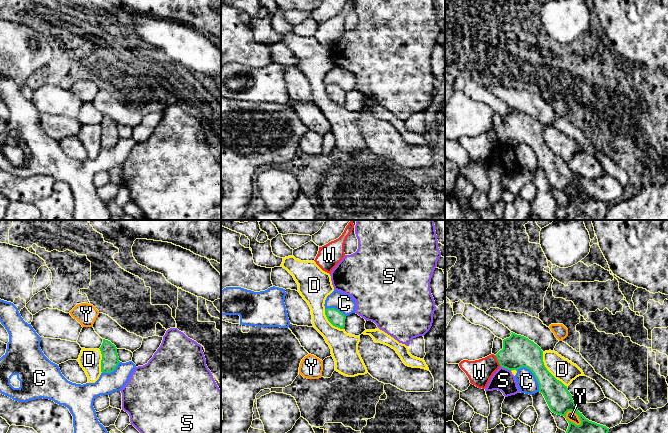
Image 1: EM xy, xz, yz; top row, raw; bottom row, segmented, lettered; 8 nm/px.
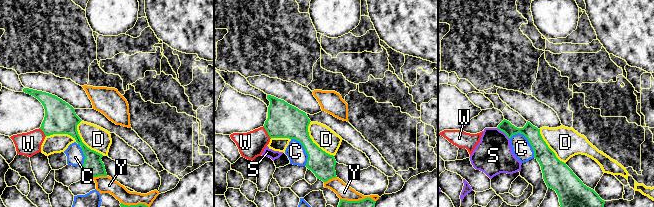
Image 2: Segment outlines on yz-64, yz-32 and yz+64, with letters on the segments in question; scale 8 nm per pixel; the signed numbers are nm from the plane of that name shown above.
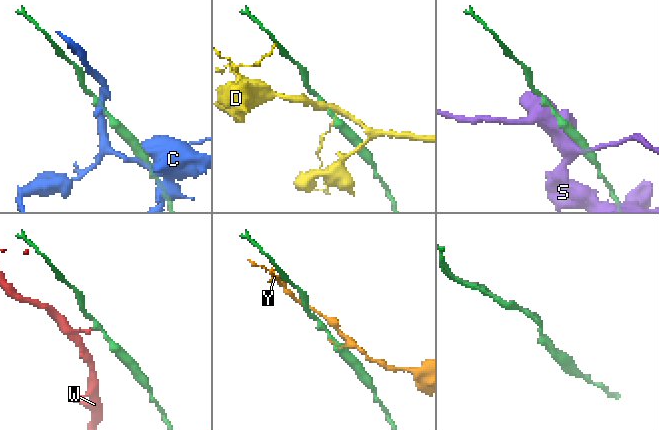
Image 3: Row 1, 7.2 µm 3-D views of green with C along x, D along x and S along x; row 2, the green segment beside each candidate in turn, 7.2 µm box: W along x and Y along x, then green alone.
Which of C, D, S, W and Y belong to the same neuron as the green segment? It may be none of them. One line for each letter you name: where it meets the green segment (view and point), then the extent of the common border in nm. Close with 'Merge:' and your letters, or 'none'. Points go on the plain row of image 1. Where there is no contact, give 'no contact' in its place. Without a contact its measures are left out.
Merge: none

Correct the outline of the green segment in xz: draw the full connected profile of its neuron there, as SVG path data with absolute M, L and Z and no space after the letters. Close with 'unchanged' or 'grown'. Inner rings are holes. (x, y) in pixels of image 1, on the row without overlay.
M327 84L325 91L333 102L344 105L346 92L342 88L335 84Z; unchanged

